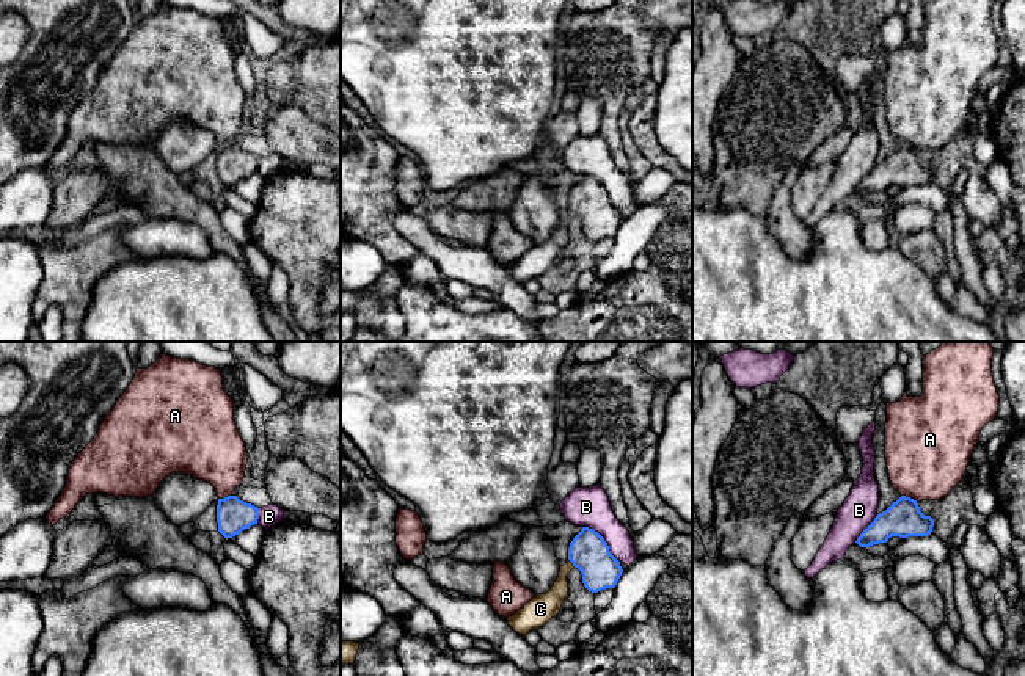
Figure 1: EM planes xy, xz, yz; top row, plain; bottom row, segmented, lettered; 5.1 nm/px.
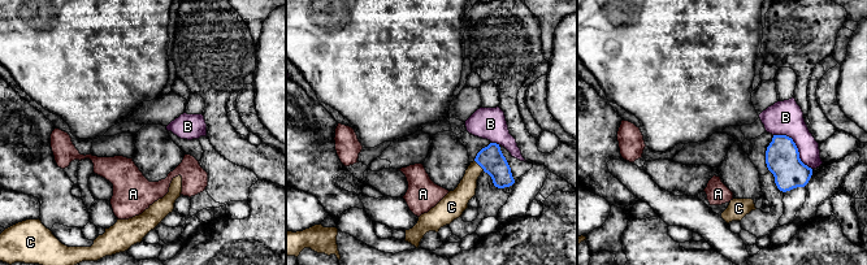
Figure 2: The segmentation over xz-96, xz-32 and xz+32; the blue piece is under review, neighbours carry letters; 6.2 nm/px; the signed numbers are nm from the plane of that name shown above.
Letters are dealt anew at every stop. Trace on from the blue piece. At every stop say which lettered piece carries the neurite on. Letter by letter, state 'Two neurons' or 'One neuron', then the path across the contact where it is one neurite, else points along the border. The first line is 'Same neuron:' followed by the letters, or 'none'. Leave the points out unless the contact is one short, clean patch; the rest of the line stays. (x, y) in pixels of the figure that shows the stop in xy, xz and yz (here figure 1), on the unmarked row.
Same neuron: C
A: Two neurons. Boundary: yz (901, 143), (917, 149)
B: Two neurons
C: One neuron. Path across: xz (589, 201), (581, 203), (572, 210), (550, 253)

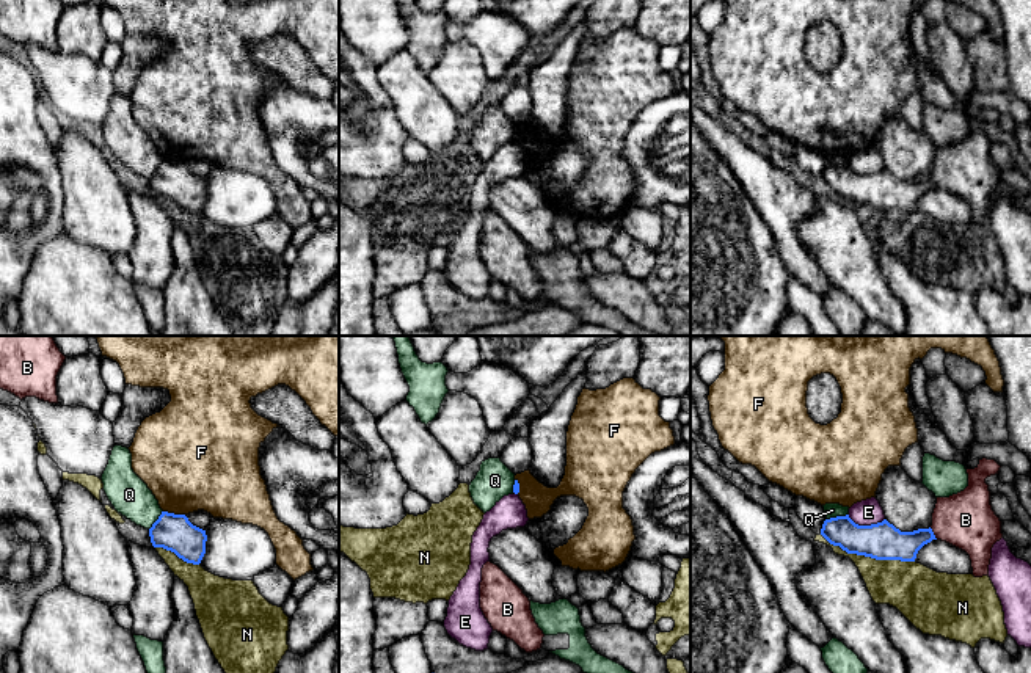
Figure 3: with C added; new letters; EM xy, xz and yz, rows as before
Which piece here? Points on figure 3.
Same neuron: none
B: Two neurons. Boundary: yz (929, 176), (937, 187)
E: Two neurons
F: Two neurons. Boundary: xy (163, 159), (184, 163)
N: Two neurons
Q: Two neurons. Boundary: yz (848, 162), (827, 168)

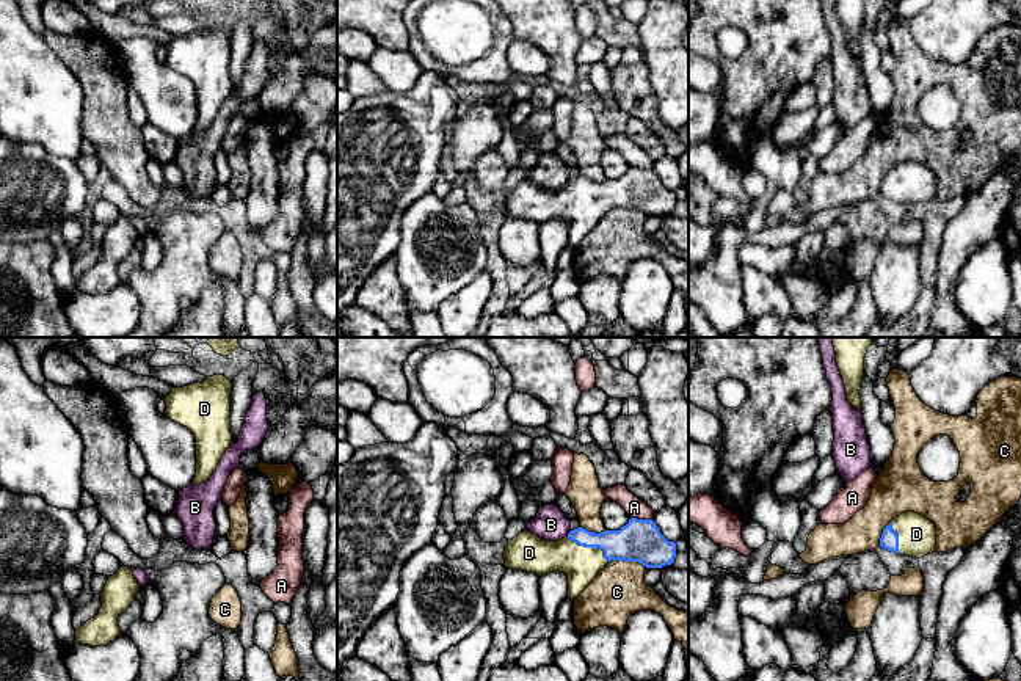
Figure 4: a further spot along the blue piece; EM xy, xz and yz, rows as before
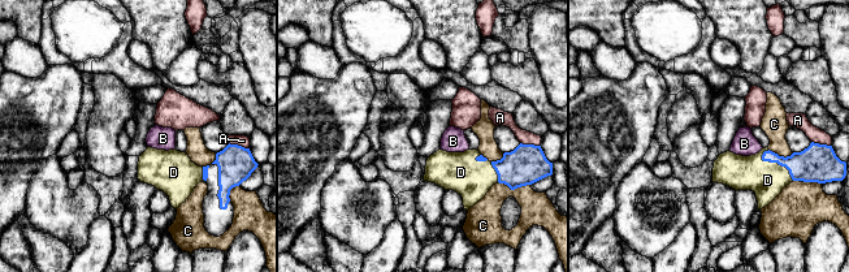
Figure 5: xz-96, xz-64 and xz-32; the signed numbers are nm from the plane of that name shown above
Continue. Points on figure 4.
Same neuron: D
A: Two neurons
B: Two neurons. Boundary: xz (571, 179), (566, 182)
C: Two neurons
D: One neuron. Path across: xz (639, 190), (590, 195), (581, 204), (581, 212)

